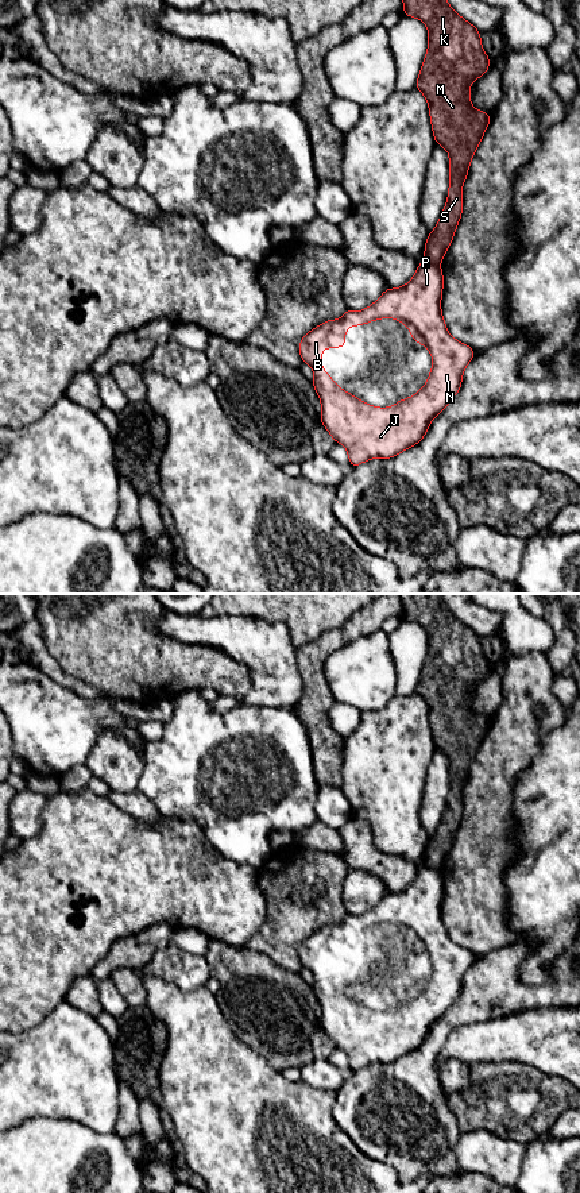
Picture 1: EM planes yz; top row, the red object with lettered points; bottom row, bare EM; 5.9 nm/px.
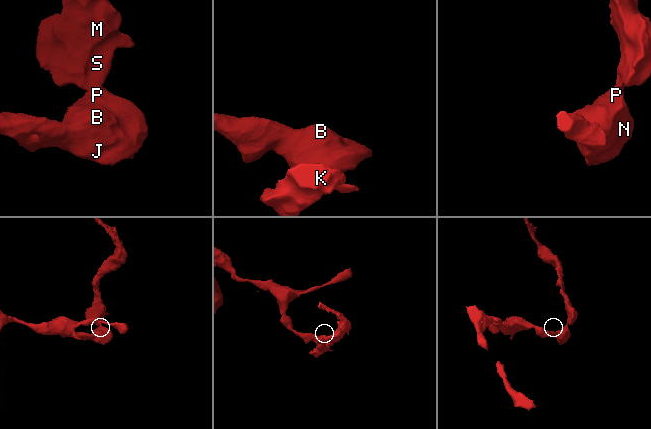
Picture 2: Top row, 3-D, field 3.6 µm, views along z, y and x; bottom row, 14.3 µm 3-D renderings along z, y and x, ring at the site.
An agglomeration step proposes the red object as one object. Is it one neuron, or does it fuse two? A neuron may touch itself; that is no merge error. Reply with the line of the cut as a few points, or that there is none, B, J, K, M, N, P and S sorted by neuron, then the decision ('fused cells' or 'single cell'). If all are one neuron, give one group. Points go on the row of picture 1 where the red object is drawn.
yz (422, 258), (439, 266) | B J N P / K M S | fused cells

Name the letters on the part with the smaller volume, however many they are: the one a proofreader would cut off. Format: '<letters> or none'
K, M, S

